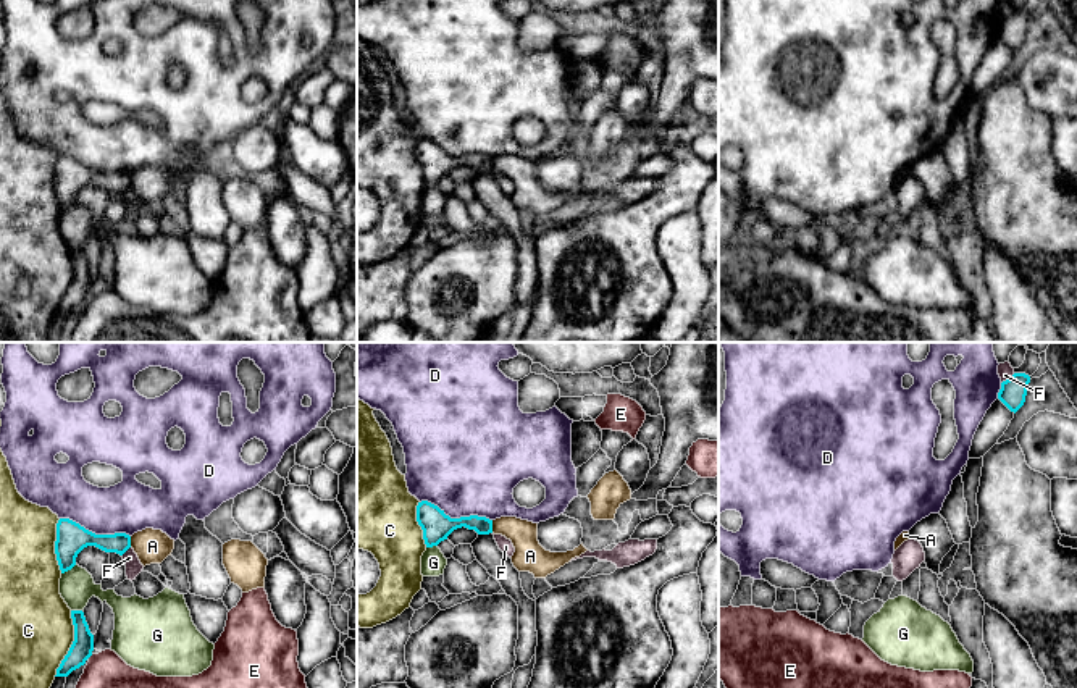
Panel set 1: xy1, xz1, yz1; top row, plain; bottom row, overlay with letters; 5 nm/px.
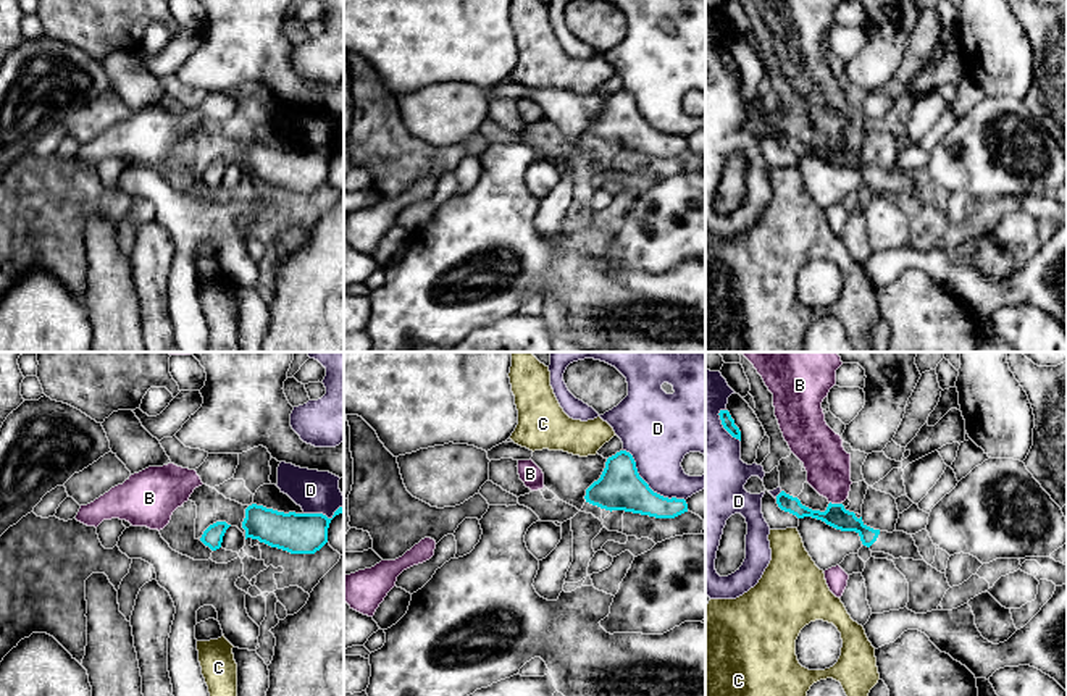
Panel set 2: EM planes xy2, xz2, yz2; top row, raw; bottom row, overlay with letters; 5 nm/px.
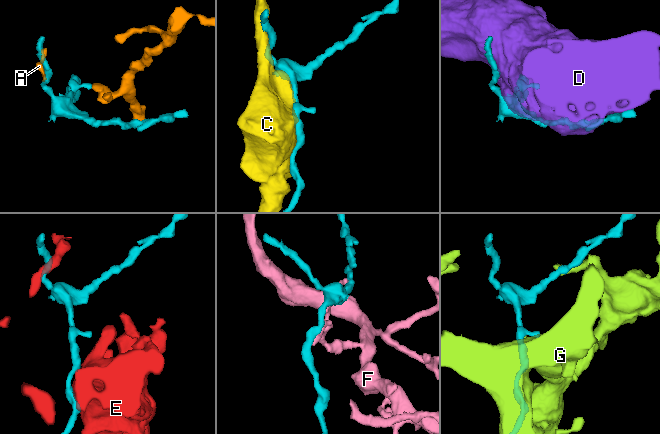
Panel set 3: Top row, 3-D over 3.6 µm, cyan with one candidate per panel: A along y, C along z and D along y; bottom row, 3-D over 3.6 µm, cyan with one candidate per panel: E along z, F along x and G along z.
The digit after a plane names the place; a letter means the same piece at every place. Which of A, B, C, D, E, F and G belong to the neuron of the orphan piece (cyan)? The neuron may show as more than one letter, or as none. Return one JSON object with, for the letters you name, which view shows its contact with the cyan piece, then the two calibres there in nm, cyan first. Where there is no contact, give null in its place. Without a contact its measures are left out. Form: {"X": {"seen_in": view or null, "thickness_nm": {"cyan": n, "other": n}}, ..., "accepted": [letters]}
{"accepted": []}

